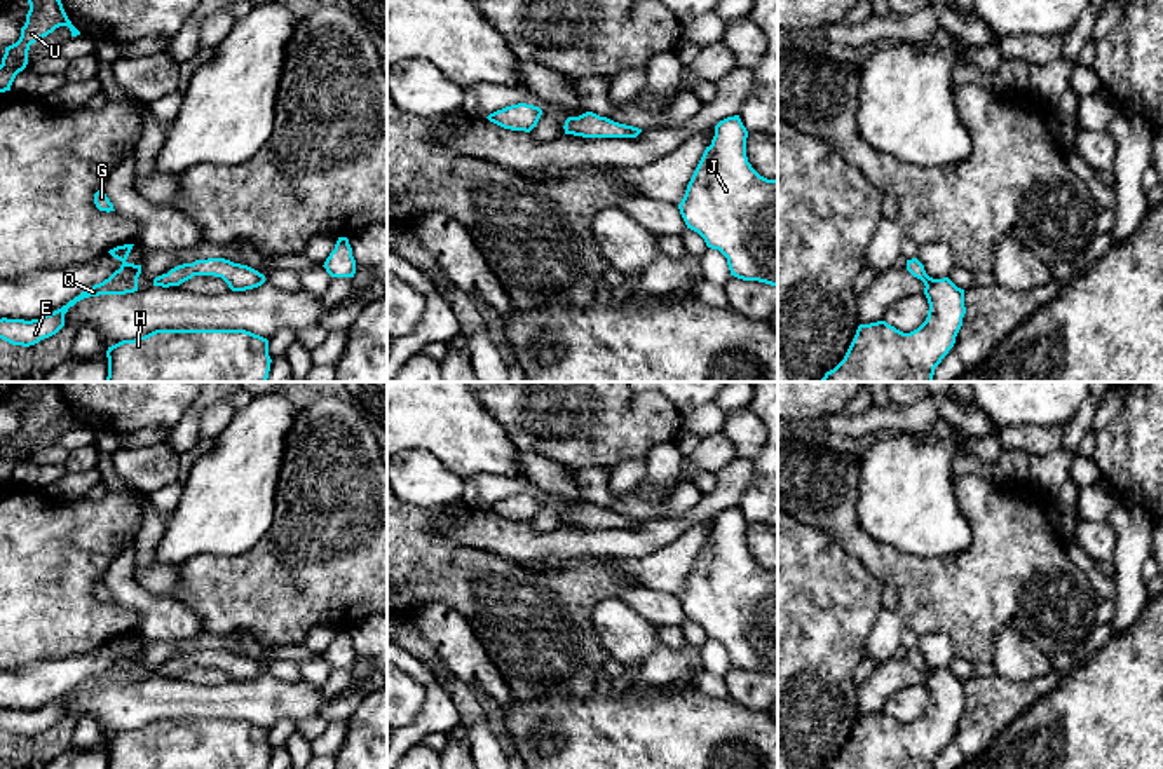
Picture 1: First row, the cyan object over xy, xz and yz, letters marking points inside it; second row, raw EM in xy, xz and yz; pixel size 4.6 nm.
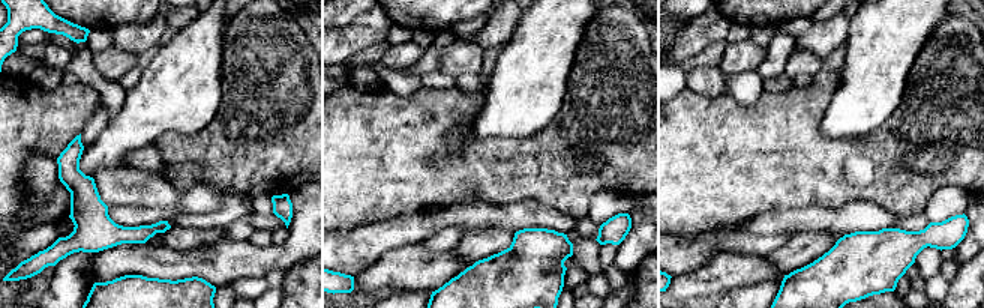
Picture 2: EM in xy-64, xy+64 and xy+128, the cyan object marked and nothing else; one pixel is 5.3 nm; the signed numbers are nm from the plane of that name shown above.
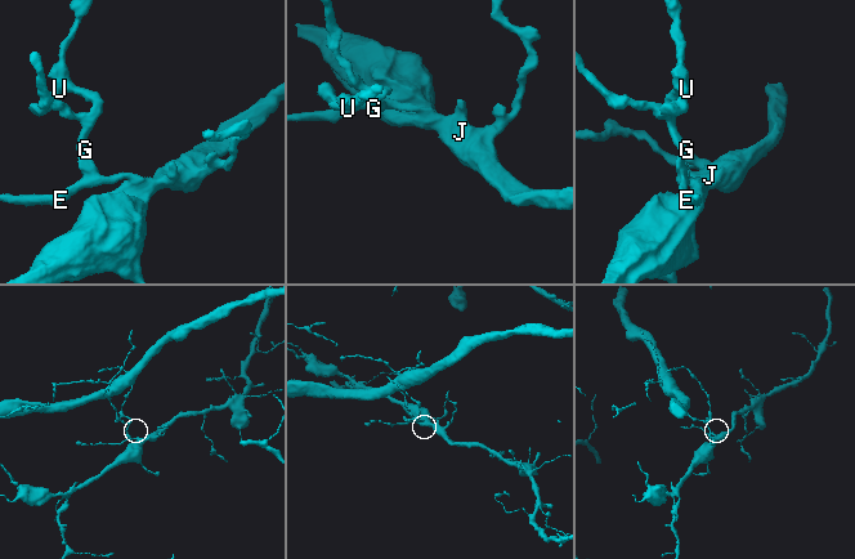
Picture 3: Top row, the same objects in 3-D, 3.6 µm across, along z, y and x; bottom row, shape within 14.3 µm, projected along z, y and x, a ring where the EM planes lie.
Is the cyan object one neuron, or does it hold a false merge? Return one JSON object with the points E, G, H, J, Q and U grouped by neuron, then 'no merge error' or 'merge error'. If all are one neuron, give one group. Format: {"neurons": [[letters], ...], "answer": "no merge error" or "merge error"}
{"neurons": [["E", "G", "H", "J", "Q", "U"]], "answer": "no merge error"}

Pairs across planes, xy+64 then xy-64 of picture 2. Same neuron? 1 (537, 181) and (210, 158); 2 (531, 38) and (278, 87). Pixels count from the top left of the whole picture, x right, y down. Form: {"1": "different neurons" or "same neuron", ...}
{"1": "same neuron", "2": "different neurons"}

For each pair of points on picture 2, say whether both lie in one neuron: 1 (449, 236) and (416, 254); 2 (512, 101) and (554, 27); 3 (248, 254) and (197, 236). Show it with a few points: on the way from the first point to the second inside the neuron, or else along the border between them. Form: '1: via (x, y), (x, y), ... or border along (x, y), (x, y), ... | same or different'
1: border along (422, 242), (435, 251), (452, 250) | different
2: via (528, 83), (530, 72), (543, 45) | same
3: border along (225, 236), (203, 247), (179, 251) | different

